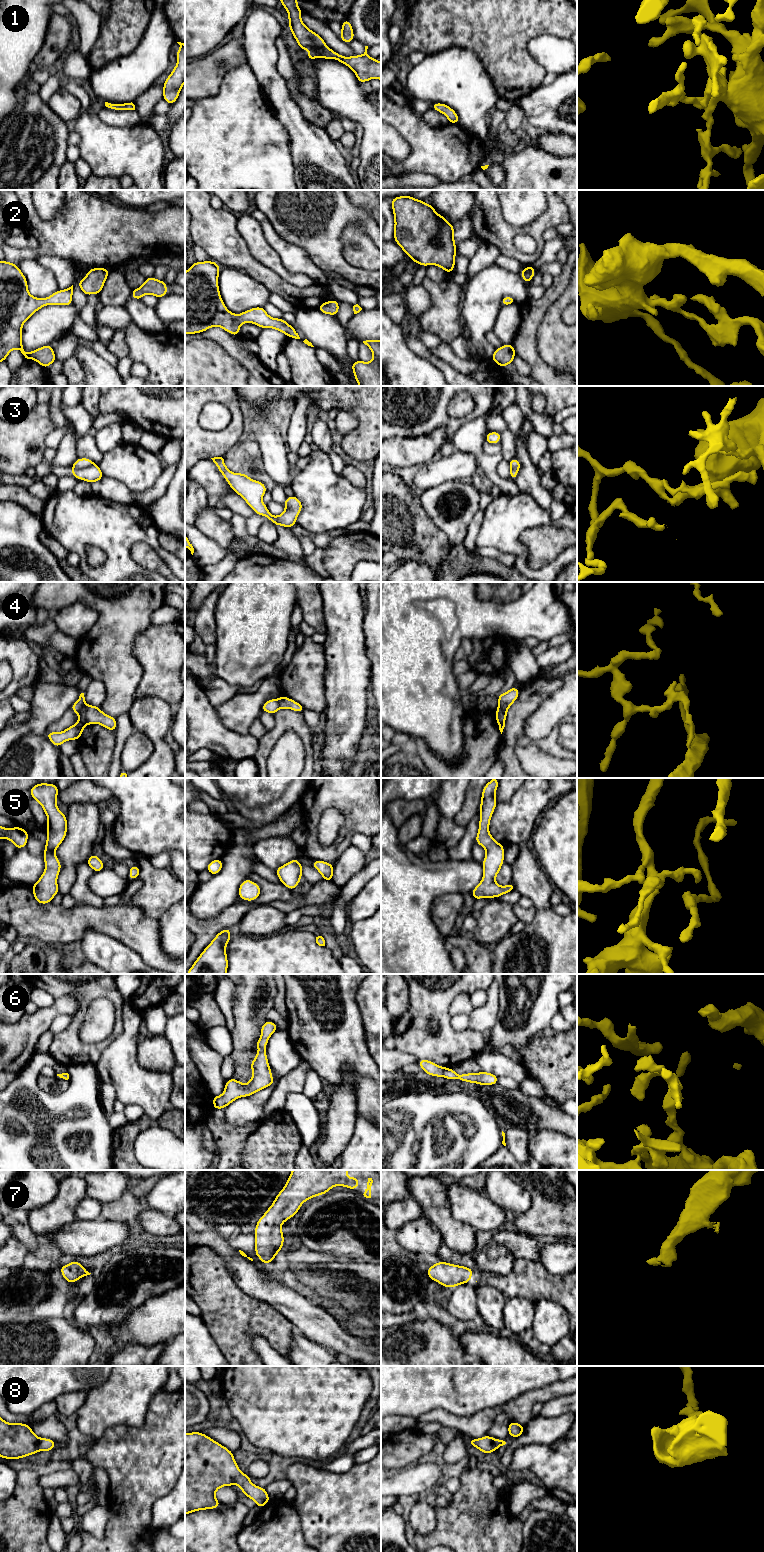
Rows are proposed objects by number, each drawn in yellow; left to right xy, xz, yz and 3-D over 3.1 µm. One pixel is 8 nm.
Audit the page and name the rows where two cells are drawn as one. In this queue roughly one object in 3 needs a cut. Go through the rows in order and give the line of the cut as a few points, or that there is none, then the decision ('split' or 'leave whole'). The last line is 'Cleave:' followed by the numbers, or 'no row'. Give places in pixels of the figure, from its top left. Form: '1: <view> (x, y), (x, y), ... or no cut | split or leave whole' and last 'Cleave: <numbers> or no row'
1: no cut | leave whole
2: no cut | leave whole
3: xy (93, 463), (82, 468), (72, 469) | split
4: xy (85, 704), (78, 715) | split
5: no cut | leave whole
6: no cut | leave whole
7: no cut | leave whole
8: no cut | leave whole
Cleave: 3, 4

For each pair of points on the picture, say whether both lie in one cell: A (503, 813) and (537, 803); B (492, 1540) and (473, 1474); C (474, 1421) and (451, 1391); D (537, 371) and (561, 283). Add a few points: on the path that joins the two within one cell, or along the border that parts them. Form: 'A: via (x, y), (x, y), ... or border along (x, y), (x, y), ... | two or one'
A: via (511, 813), (518, 813), (529, 803) | one
B: via (478, 1524), (477, 1490) | one
C: border along (492, 1406), (466, 1416), (458, 1416), (447, 1411) | two
D: via (529, 349), (530, 318), (541, 305) | one

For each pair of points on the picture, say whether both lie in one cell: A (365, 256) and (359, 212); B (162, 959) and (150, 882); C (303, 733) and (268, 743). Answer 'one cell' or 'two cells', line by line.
A: two cells
B: two cells
C: one cell

